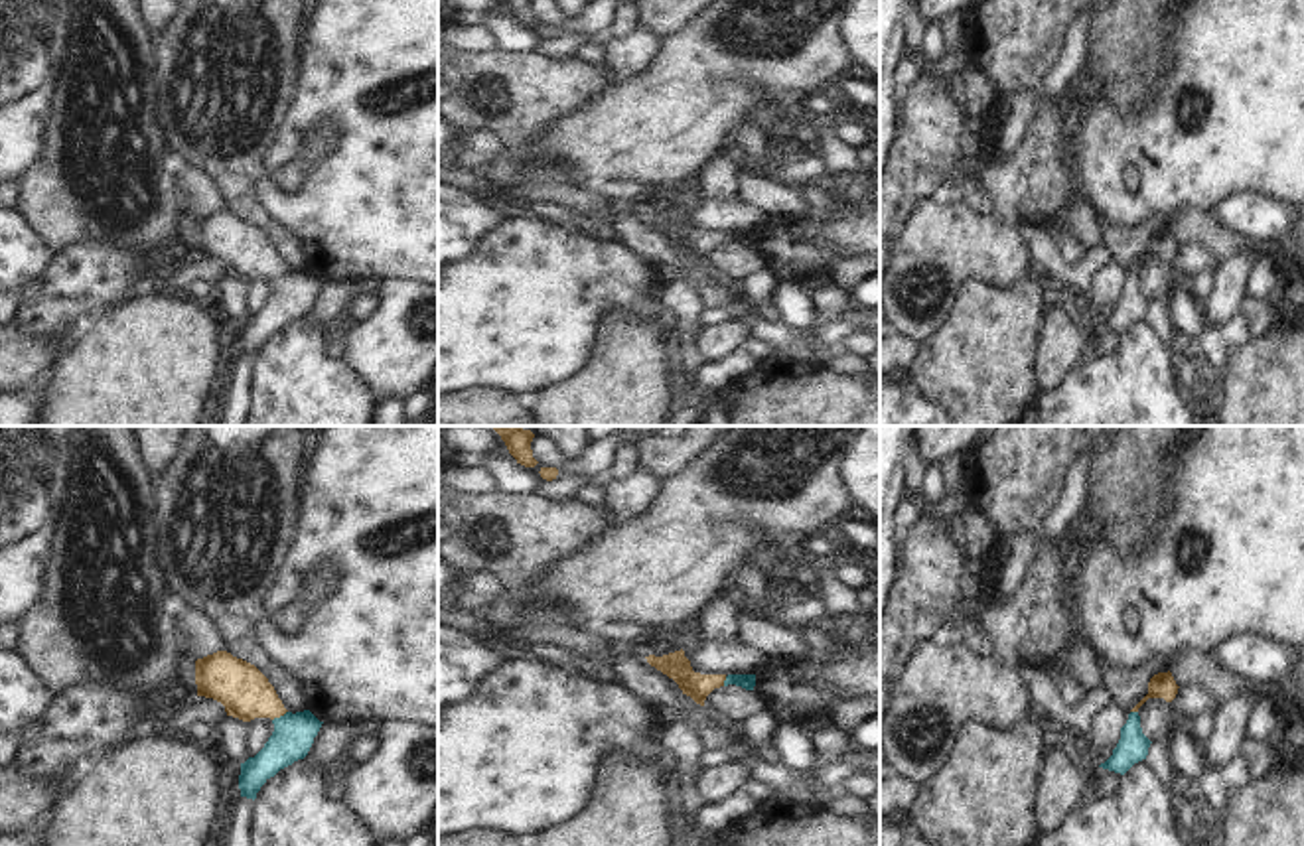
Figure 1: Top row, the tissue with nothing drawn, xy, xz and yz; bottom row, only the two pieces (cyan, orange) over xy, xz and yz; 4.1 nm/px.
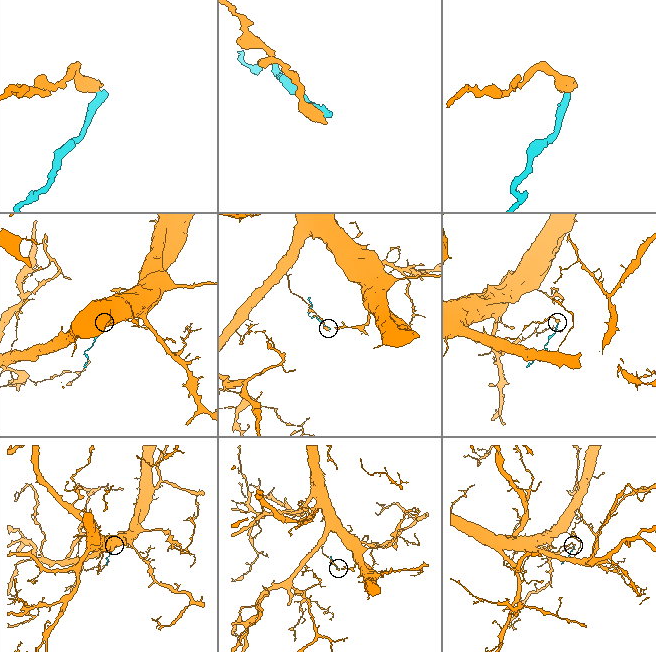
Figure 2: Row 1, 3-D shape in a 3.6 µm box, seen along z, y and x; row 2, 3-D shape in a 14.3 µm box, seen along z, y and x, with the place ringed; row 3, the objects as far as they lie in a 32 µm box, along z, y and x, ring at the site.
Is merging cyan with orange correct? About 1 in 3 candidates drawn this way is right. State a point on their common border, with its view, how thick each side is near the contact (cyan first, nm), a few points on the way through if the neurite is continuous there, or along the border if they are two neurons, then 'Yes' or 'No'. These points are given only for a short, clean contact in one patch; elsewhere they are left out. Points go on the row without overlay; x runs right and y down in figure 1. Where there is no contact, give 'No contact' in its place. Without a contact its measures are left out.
Touches cyan at xy (281, 275). Thickness 170 nm (cyan) against 200 nm. Path across: xy (292, 294), (281, 275), (269, 263), (245, 251). Yes

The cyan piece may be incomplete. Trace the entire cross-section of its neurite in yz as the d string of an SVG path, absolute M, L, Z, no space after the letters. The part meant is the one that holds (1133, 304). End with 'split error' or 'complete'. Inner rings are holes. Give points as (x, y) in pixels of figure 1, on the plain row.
M1170 229L1154 233L1148 241L1148 252L1130 268L1126 282L1121 286L1121 298L1113 314L1099 325L1124 333L1134 321L1146 317L1152 300L1142 292L1138 266L1148 256L1172 260L1178 247Z | split error

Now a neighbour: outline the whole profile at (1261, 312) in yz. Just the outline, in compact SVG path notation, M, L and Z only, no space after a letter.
M1247 296L1243 308L1259 333L1267 333L1278 319L1278 312L1267 296Z

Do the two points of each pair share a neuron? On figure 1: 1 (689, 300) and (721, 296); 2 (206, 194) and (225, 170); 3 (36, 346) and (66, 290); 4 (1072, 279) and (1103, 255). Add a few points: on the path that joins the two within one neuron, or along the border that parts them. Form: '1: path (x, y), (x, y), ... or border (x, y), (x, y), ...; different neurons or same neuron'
1: border (695, 263), (689, 277), (705, 308); different neurons
2: border (176, 162), (198, 166), (214, 182), (225, 208); different neurons
3: border (20, 322), (30, 328), (70, 326); different neurons
4: path (1080, 273), (1095, 257); same neuron

